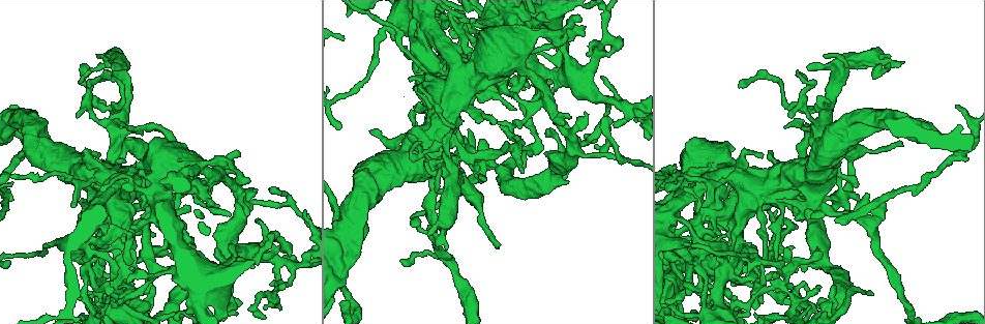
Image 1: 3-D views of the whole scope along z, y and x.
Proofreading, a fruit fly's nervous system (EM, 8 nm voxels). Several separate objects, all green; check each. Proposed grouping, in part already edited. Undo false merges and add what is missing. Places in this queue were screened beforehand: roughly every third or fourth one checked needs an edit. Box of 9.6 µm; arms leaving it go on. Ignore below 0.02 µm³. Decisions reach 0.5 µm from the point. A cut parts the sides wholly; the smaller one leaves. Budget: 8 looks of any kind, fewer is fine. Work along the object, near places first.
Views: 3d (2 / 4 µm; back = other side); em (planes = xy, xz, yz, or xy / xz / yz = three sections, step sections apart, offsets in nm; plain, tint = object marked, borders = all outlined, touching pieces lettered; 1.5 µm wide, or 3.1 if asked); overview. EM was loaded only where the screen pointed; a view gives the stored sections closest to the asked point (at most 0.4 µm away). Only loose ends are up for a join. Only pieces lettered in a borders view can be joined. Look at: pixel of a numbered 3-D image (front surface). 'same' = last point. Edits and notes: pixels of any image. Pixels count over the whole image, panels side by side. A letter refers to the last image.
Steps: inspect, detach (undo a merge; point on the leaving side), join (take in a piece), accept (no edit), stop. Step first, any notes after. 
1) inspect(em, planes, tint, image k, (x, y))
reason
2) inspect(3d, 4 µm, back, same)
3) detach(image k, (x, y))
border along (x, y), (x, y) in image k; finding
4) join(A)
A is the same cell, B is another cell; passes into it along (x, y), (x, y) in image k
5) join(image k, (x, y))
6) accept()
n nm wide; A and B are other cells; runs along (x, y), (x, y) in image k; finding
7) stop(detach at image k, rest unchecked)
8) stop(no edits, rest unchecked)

inspect(3d, 2 µm, image 1, (673, 167))
sharp bend

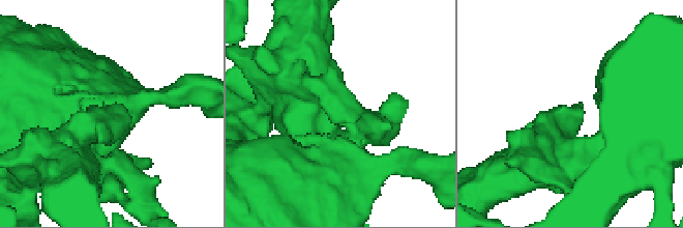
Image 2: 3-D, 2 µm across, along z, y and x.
inspect(em, yz, step 8, tint, image 2, (350, 119))
need the tissue

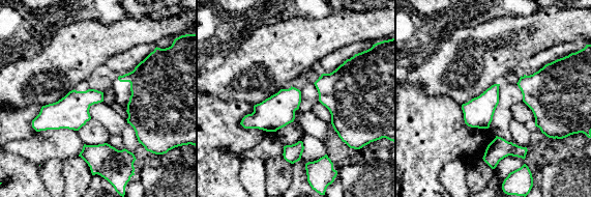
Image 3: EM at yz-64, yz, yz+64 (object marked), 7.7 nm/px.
inspect(em, planes, borders, same)
another direction

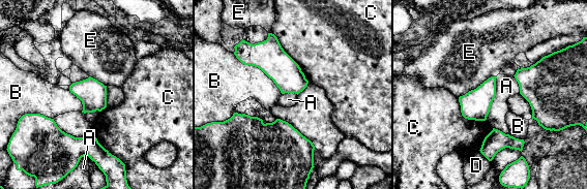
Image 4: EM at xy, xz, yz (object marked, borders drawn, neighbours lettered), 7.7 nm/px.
accept()
A, B, C, D and E are other cells; border along (497, 76), (496, 95), (486, 119) in image 4; continuous, no second cell

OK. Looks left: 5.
inspect(em, planes, borders, image 1, (572, 75))
looks like a crossing

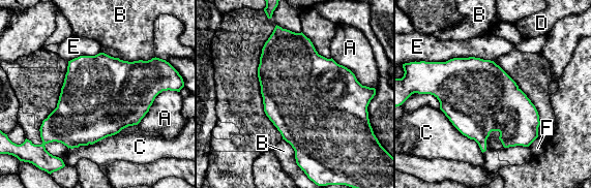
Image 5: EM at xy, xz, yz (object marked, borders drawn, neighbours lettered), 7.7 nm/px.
accept()
600 nm wide; A, B, C, D, E and F are other cells; all the same cell

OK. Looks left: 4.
inspect(em, yz, step 8, borders, image 1, (112, 281))
touches itself

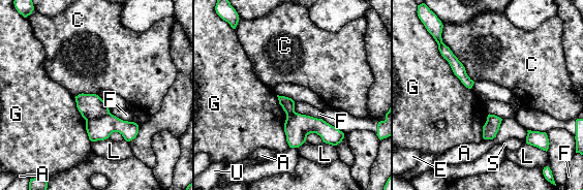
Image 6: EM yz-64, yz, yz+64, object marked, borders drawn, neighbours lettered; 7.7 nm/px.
accept()
A, C, E, F, G, L, S and U are other cells; runs along (438, 39), (446, 53), (469, 85) in image 6; all the same cell

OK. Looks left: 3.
inspect(em, planes, borders, image 1, (53, 243))
calibre changes

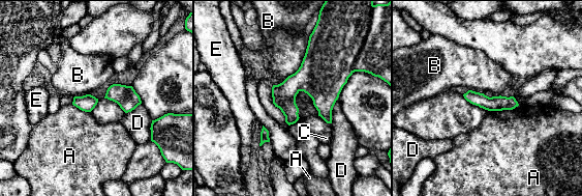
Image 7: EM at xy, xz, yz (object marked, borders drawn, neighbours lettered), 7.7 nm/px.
accept()
A touches over 240 nm; A, B, C, D and E are other cells; all the same cell

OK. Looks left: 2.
stop(no edits, rest unchecked)

